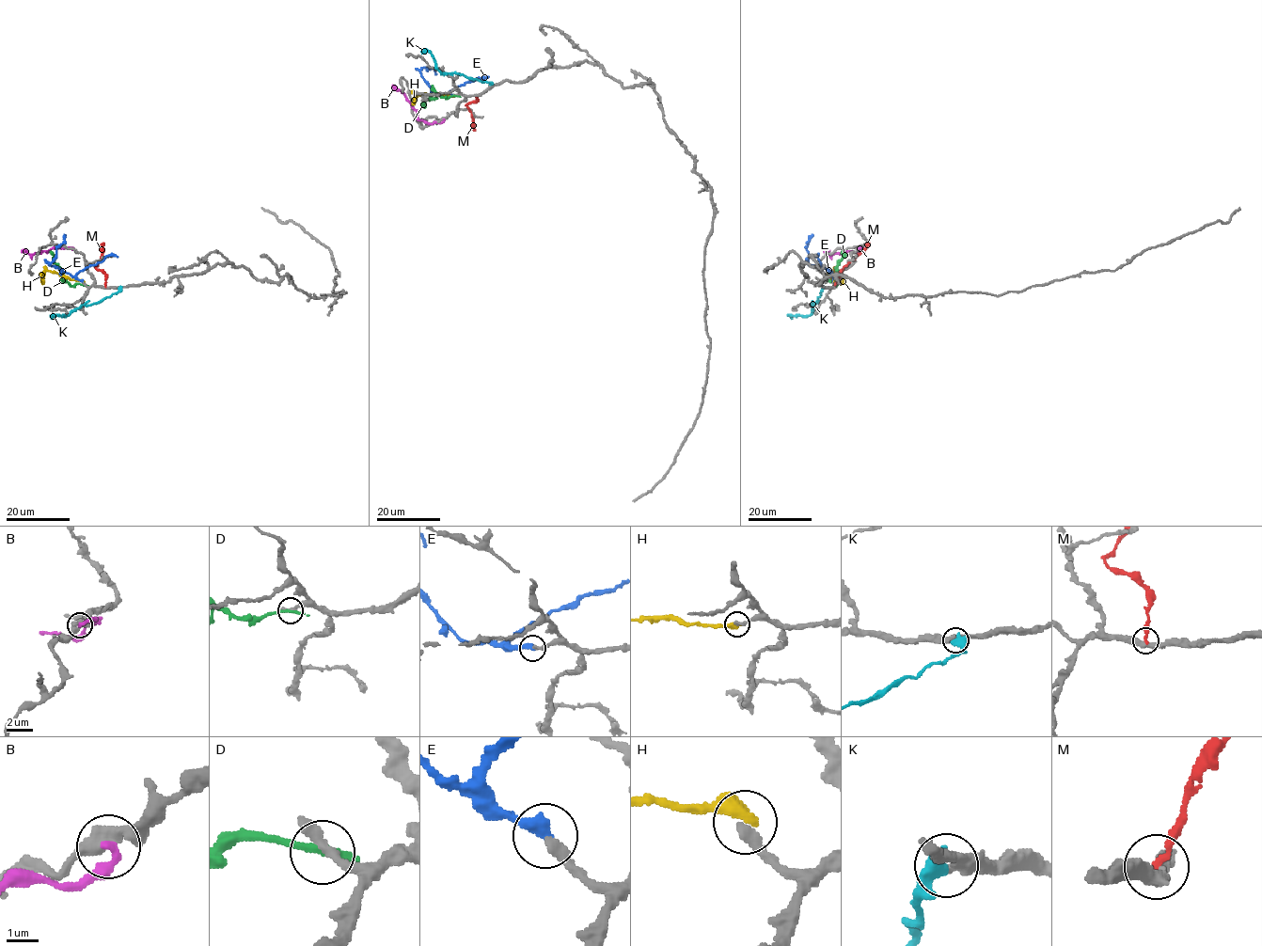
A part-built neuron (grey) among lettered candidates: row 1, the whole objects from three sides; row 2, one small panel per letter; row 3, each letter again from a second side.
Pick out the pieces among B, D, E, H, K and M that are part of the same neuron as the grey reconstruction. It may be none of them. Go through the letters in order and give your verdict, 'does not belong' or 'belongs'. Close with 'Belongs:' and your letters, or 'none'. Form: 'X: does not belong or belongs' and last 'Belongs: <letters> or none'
B: does not belong
D: does not belong
E: belongs
H: does not belong
K: does not belong
M: does not belong
Belongs: E

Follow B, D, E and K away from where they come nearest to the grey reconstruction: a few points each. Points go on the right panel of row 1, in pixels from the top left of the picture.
B: (858, 249), (833, 255), (824, 250)
D: (834, 285), (842, 250)
E: (834, 281), (828, 270), (810, 265), (806, 260), (809, 256), (806, 245), (813, 235)
K: (824, 288), (818, 300), (812, 305), (812, 311), (809, 315), (790, 315), (792, 318)

